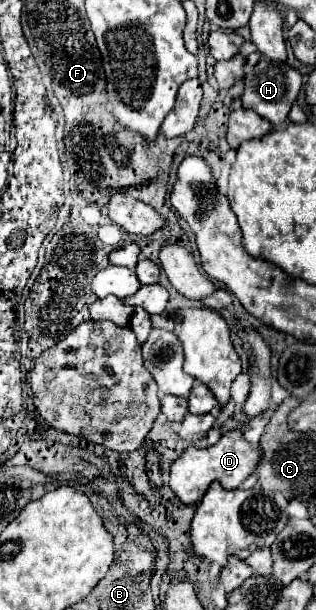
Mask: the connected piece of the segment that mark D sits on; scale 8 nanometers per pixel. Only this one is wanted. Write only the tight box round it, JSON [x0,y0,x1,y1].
[169,431,259,505]

